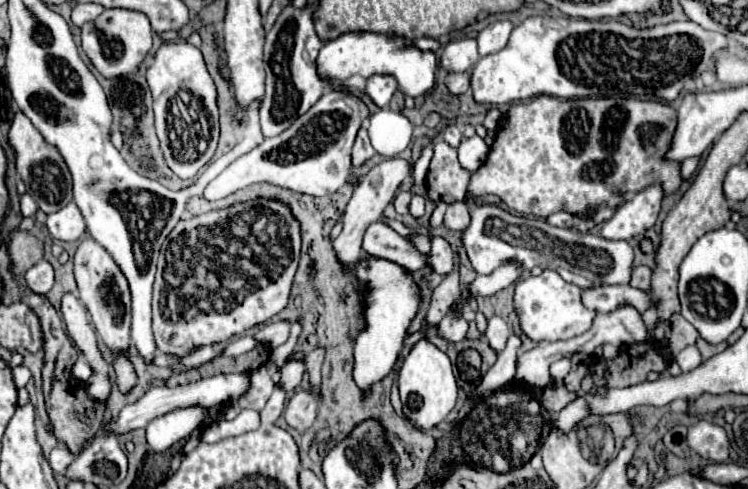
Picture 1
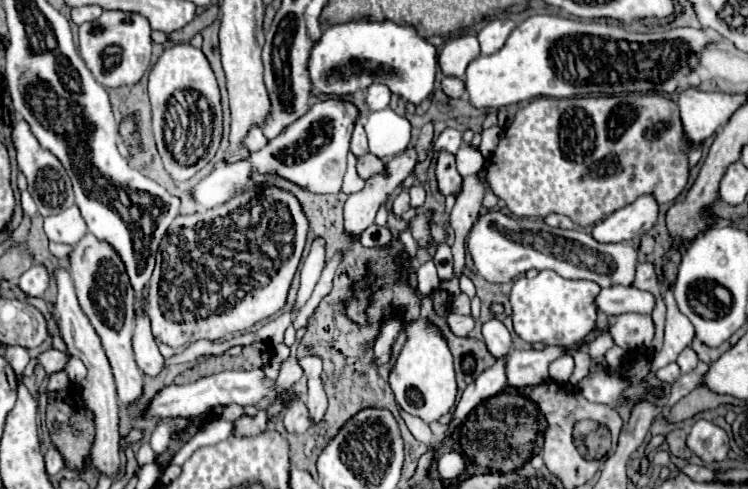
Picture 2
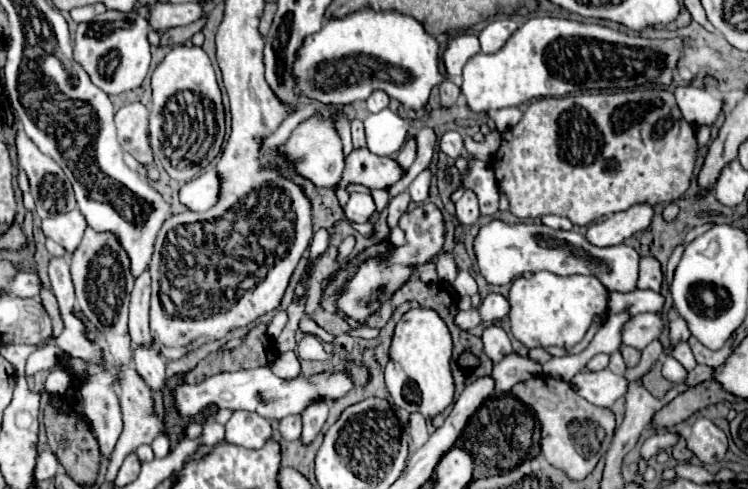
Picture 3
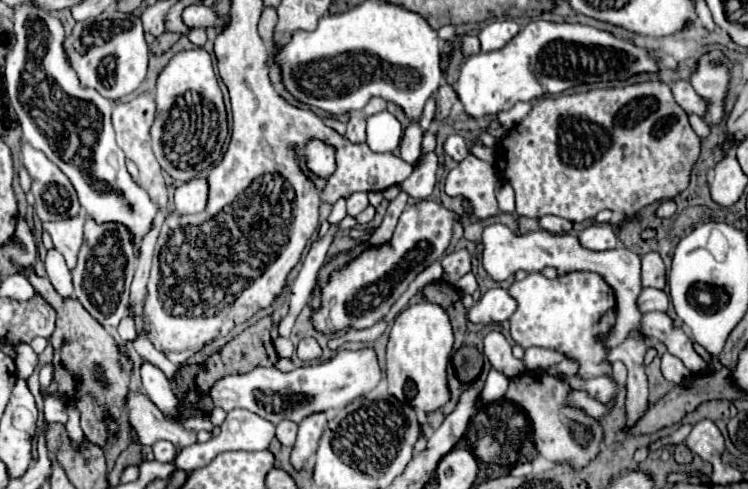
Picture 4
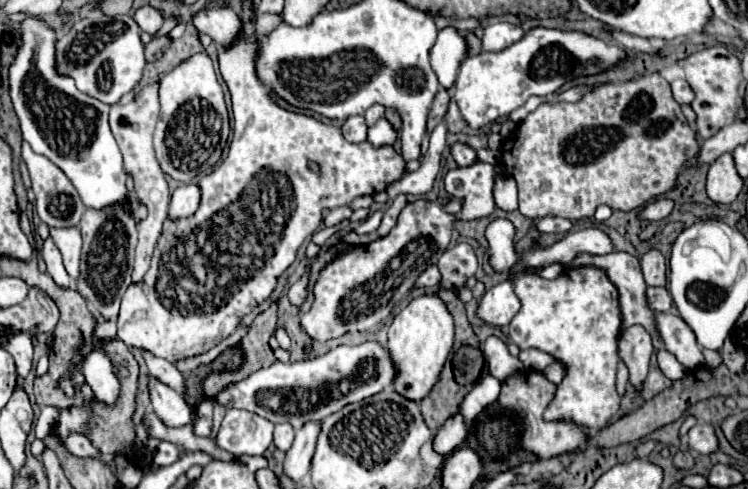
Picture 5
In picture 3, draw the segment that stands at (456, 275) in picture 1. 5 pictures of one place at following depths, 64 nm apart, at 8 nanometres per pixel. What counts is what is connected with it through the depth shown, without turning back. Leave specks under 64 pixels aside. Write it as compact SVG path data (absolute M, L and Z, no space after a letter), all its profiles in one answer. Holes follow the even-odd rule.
M624 90L614 94L570 94L530 102L524 118L502 134L492 166L502 194L510 198L510 212L518 218L556 214L586 226L600 216L612 216L634 204L660 204L680 198L692 178L698 156L694 128L682 118L670 90ZM464 192L464 196L456 202L456 216L462 226L470 226L480 218L478 200L472 192Z

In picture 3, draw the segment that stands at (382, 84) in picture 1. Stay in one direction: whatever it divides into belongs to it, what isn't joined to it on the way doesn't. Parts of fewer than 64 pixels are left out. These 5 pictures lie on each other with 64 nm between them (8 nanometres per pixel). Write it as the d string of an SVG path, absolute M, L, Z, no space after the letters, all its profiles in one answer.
M376 90L376 92L366 100L366 108L368 108L370 112L380 112L380 110L384 110L384 108L388 106L388 102L390 102L388 94L382 92L382 90Z

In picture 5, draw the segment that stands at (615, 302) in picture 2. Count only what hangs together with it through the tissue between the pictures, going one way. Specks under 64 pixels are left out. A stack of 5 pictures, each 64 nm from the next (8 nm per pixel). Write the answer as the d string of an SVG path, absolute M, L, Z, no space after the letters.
M648 288L648 302L656 312L670 312L674 300L666 288Z

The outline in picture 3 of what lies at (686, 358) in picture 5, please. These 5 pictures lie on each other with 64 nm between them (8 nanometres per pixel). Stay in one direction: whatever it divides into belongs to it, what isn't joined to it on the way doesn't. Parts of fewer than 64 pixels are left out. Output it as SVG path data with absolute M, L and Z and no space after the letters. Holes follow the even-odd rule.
M636 314L622 330L622 344L644 350L652 340L660 338L664 322L660 314ZM678 342L674 348L672 348L672 356L686 368L686 370L692 370L696 366L696 360L694 360L694 354L688 346L688 342Z

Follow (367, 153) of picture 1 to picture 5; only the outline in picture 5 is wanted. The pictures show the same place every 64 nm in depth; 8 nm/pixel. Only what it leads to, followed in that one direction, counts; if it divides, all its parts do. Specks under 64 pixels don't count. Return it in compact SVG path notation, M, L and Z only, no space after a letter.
M350 116L342 124L342 136L348 142L364 142L366 140L366 132L368 132L368 126L364 122L364 116Z

